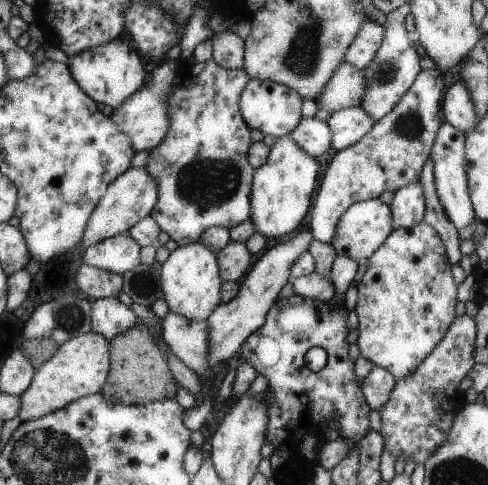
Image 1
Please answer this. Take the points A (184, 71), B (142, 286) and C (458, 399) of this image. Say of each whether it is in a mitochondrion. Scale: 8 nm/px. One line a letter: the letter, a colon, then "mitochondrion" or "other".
A: other
B: mitochondrion
C: other

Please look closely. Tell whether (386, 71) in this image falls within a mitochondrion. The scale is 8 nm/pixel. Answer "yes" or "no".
yes

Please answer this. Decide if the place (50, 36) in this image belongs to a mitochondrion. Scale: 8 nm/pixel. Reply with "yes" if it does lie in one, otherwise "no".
no

